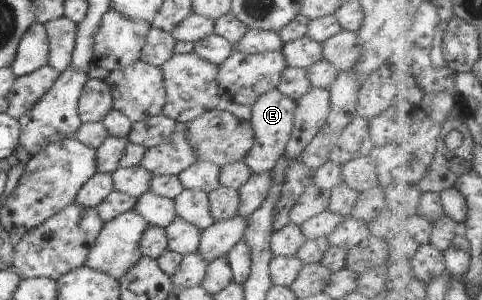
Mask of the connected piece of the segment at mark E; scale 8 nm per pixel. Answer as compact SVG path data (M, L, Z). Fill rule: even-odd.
M277 89L267 91L252 104L252 118L249 122L253 127L255 142L244 161L253 173L272 171L285 154L285 147L293 130L296 104L296 101L287 98Z

